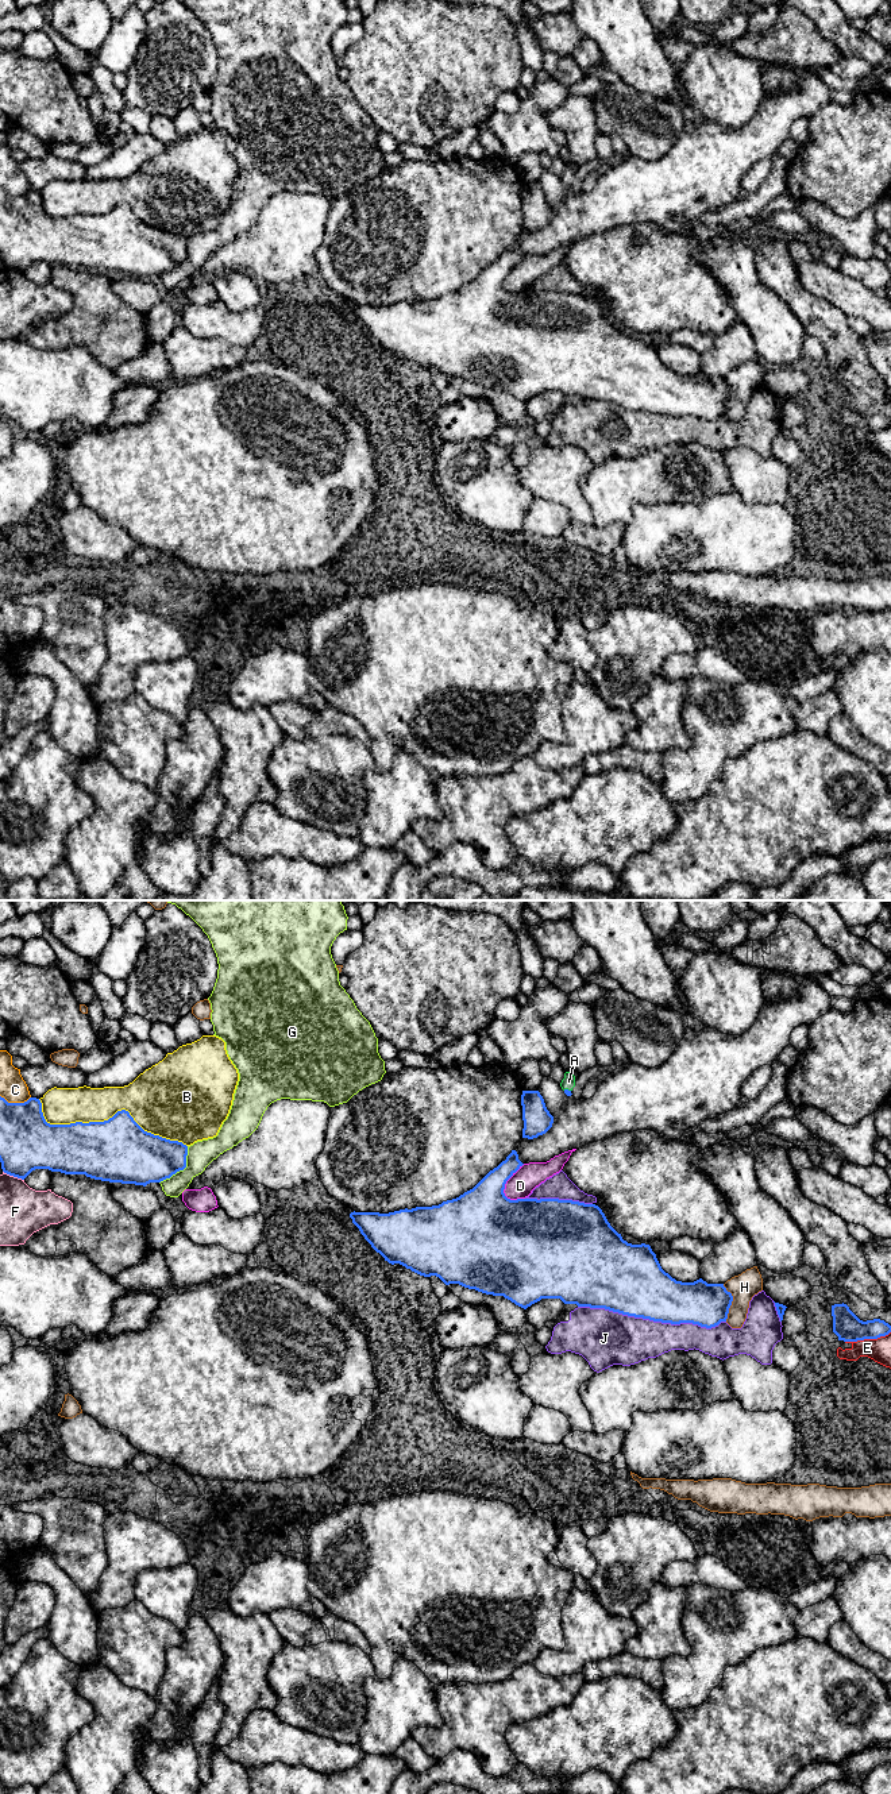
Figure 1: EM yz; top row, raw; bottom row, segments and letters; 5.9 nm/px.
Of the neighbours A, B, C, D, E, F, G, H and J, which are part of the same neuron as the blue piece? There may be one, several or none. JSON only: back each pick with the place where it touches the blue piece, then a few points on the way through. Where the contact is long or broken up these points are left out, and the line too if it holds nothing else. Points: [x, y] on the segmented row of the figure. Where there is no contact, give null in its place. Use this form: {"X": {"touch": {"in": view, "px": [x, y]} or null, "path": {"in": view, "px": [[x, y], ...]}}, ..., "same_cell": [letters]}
{"A": {"touch": {"in": "yz", "px": [567, 1090]}, "path": {"in": "yz", "px": [[567, 1092], [567, 1090], [569, 1081]]}}, "same_cell": ["A"]}

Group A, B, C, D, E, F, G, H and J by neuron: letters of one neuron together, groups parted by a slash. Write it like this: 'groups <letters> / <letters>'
groups A / B / C / D / E / F J / G / H

